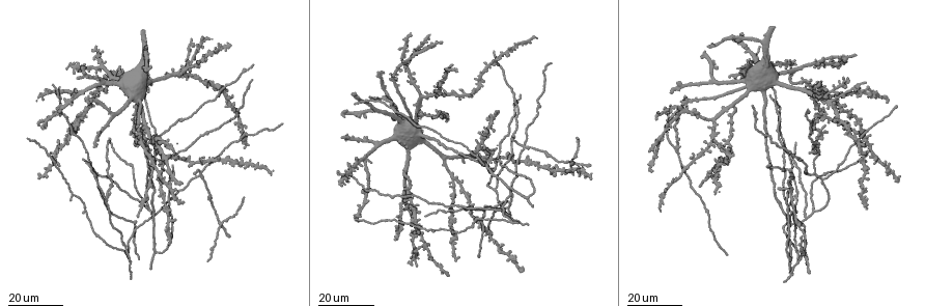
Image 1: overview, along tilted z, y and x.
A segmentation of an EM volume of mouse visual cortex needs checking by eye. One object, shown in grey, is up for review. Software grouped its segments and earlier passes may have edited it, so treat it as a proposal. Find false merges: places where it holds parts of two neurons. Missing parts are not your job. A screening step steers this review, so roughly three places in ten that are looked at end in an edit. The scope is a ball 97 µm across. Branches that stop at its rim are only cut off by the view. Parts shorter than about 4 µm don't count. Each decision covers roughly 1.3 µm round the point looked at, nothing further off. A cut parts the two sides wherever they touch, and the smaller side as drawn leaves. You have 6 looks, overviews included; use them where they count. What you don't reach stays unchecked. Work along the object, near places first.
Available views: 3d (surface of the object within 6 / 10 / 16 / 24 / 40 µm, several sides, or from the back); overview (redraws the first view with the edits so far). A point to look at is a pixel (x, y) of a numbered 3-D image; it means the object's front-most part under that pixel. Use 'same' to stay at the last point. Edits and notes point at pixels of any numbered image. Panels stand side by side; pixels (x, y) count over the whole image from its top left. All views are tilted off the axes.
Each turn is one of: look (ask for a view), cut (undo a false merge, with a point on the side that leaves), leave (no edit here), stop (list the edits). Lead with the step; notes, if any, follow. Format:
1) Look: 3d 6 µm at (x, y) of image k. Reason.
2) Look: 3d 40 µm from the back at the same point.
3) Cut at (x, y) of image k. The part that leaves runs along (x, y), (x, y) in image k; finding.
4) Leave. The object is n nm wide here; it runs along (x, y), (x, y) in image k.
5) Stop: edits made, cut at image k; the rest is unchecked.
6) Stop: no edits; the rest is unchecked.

Look: 3d 24 µm at (105, 200) of image 1.

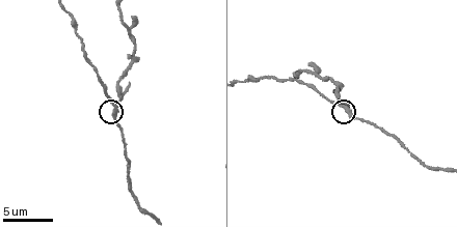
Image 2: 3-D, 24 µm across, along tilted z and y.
Look: 3d 10 µm at (114, 106) of image 2.

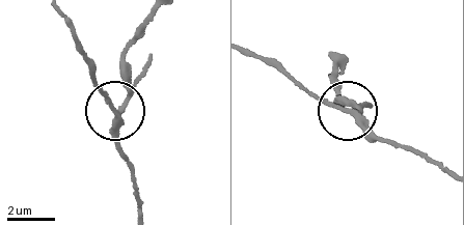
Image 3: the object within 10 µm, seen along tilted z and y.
Cut at (130, 92) of image 3. The side arm is 20 µm long; 3 arms meet here; a second neuron is stuck on.

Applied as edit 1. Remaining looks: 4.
Look: 3d 16 µm at (136, 222) of image 1.

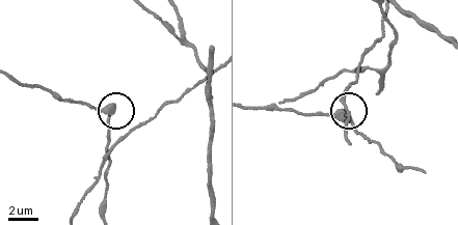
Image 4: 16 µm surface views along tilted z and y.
Look: 3d 10 µm at (103, 110) of image 4. Zoom in.

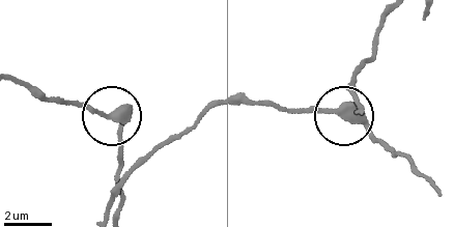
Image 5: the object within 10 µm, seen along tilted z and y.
Leave. It runs along (381, 20), (347, 112), (379, 142) in image 5; one neuron here.

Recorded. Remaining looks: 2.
Stop: edits made, cut at image 3; the rest is unchecked.

